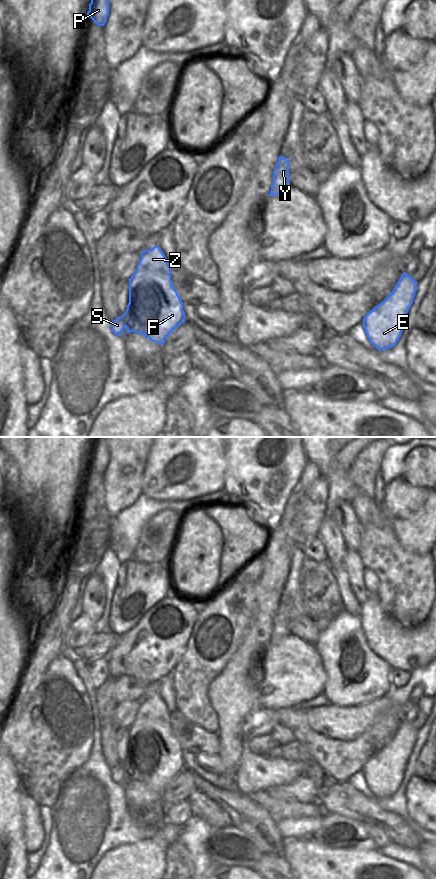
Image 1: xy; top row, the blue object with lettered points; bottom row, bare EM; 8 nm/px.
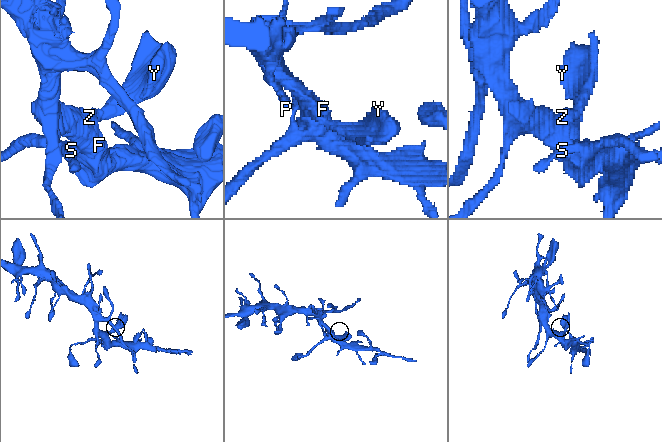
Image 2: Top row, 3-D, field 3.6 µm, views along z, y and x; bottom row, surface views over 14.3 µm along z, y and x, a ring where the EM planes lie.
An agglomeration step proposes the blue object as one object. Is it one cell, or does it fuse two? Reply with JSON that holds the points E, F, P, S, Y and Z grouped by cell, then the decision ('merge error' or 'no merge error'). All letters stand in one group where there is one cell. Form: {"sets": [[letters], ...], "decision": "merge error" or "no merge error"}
{"sets": [["E", "F", "P", "S", "Y", "Z"]], "decision": "no merge error"}

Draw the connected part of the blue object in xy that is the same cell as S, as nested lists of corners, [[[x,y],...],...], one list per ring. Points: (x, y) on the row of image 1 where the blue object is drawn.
[[[159,246],[141,252],[141,259],[135,273],[129,279],[129,303],[122,316],[111,322],[111,331],[121,336],[123,329],[127,333],[136,332],[146,336],[152,342],[164,344],[165,339],[185,320],[183,302],[171,281],[171,266]]]

